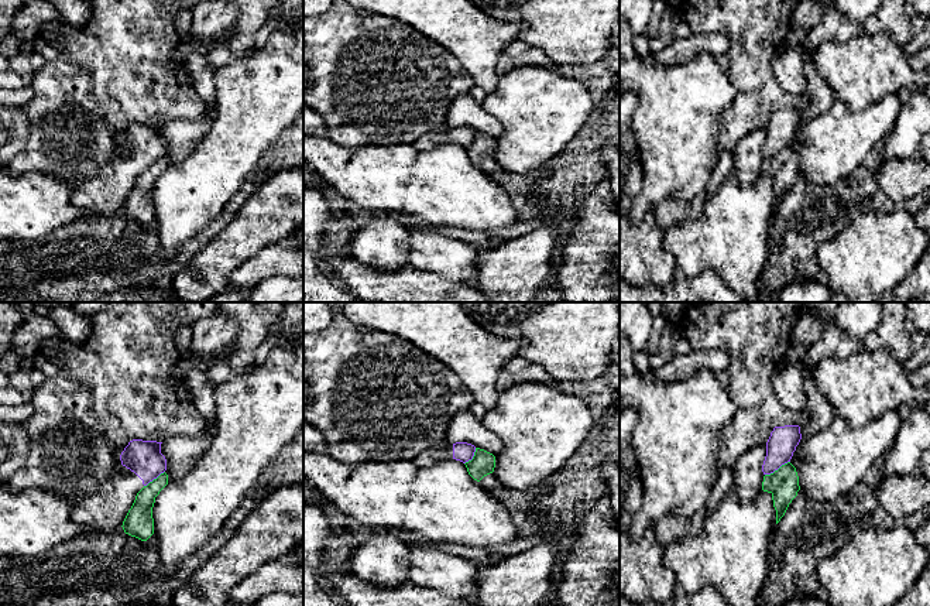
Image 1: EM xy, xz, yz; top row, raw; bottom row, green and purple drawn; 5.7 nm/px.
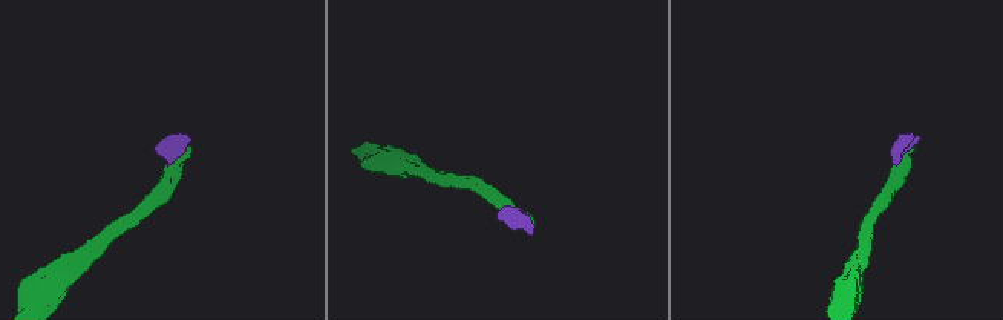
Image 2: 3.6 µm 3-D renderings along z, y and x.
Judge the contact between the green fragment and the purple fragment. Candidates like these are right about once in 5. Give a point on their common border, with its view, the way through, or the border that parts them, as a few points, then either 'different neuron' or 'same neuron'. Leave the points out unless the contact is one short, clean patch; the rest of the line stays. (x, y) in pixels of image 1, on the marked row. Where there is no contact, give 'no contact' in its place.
yz (778, 469) | along yz (789, 461), (765, 475) | different neuron

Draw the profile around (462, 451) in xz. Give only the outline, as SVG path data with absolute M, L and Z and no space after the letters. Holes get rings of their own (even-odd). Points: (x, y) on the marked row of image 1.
M447 441L435 444L429 449L419 453L412 462L419 466L430 466L447 459L456 459L463 463L473 459L476 446L467 442L450 444Z

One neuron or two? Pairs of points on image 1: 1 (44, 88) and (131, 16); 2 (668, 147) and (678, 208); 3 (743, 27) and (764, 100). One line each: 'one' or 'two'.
1: one
2: two
3: one

